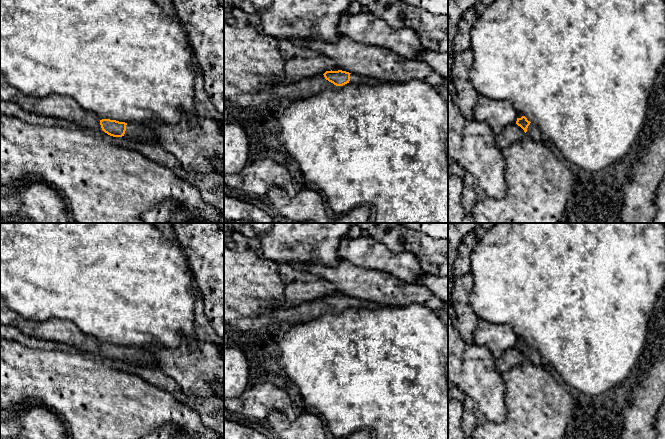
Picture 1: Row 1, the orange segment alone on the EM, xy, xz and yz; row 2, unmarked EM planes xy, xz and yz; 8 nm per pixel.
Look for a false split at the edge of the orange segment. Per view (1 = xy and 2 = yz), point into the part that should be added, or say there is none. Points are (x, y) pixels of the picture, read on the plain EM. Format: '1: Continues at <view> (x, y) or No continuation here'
1: Continues at xy (56, 330)
2: Continues at yz (533, 355)

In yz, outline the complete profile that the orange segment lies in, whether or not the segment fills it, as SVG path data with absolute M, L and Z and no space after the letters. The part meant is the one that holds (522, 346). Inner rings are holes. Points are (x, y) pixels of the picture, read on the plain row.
M519 338L516 348L520 350L524 354L524 356L529 359L533 364L537 366L542 365L542 356L539 351L536 348L528 345L525 340Z

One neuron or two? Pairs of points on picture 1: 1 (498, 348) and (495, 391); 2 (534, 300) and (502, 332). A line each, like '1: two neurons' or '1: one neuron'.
1: two neurons
2: two neurons

